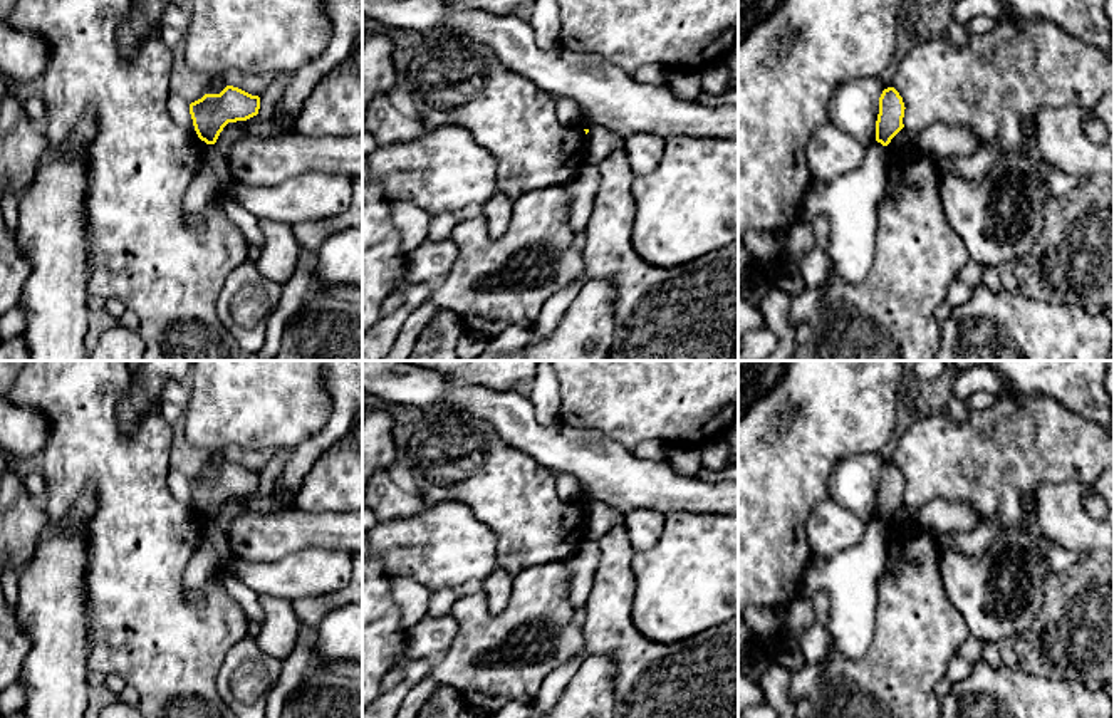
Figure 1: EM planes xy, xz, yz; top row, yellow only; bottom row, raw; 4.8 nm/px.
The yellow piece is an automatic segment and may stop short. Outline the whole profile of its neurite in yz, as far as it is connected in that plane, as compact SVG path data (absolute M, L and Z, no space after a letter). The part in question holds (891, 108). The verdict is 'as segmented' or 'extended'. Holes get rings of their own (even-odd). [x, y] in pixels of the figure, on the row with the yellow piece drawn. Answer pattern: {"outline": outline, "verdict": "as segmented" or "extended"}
{"outline": "M894 87L882 91L879 97L879 114L876 121L876 141L888 146L891 139L904 127L904 102Z", "verdict": "as segmented"}

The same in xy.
{"outline": "M226 86L220 94L205 94L190 104L195 131L206 144L215 144L228 122L247 121L258 114L260 97Z", "verdict": "as segmented"}

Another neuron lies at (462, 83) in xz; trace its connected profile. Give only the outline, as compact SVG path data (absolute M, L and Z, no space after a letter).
M448 30L426 34L409 75L423 127L461 126L470 131L497 158L497 190L512 201L525 193L564 186L587 164L586 131L564 126L557 119L554 97L502 64L487 44Z

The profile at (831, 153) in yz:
M832 122L820 126L805 146L812 176L830 181L859 168L866 158L867 146L846 134Z

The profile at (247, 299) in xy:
M248 258L228 275L218 295L216 315L245 356L262 349L267 320L280 300L282 287L265 278Z

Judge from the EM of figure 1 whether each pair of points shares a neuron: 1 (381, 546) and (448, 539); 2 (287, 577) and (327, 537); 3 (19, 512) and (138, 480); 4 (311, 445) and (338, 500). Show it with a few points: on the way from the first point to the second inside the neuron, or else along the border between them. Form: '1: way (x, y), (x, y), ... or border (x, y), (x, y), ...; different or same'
1: way (398, 544), (432, 544); same
2: border (344, 549), (301, 549), (281, 559); different
3: border (44, 509), (49, 522); different
4: border (344, 435), (316, 462), (297, 492); different

